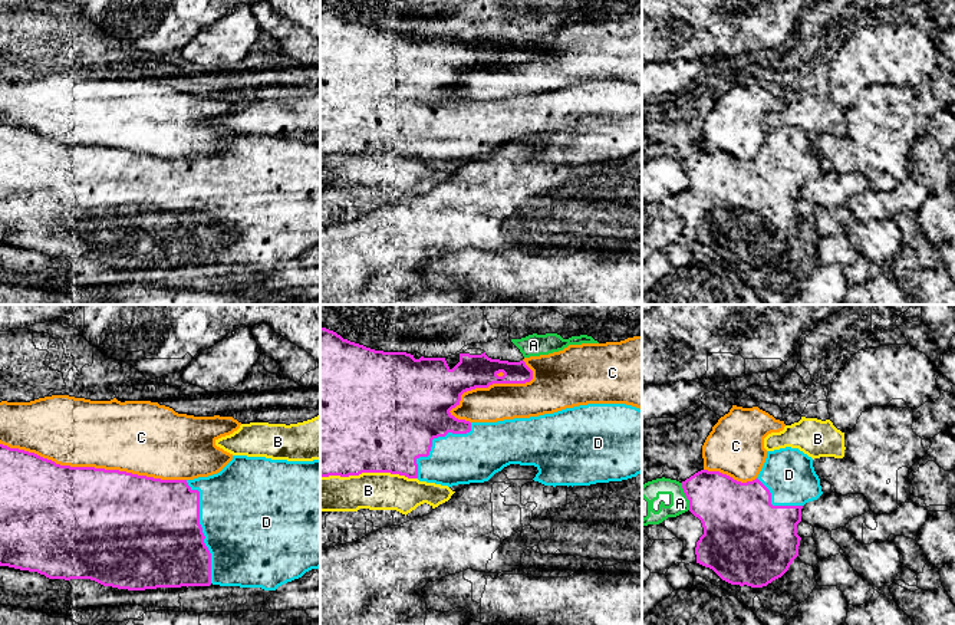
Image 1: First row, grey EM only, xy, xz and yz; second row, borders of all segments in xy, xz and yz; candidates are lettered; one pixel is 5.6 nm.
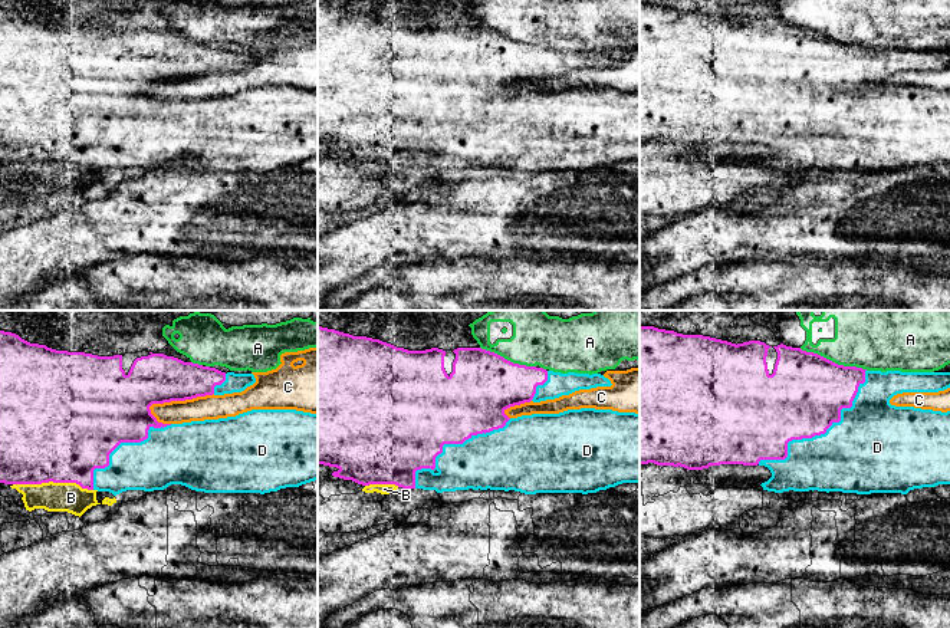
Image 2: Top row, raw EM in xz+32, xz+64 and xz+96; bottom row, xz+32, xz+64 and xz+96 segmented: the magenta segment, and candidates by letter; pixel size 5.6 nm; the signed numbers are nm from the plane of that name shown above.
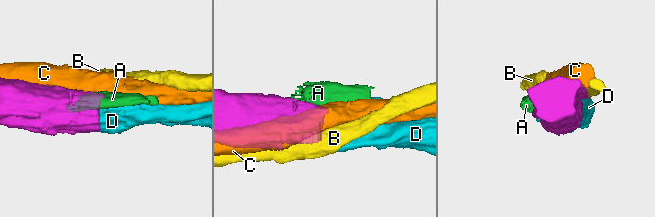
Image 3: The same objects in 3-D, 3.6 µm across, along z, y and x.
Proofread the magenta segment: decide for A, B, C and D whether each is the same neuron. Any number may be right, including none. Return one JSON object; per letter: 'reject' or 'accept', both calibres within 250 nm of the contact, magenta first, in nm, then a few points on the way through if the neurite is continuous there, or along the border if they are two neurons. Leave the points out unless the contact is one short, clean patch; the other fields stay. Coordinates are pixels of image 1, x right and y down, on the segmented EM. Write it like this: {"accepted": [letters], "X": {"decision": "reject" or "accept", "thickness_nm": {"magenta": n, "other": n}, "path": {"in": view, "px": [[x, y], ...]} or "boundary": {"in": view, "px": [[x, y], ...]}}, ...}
{"accepted": ["D"], "A": {"decision": "reject", "thickness_nm": {"magenta": 320, "other": 110}}, "B": {"decision": "reject", "thickness_nm": {"magenta": 500, "other": 200}}, "C": {"decision": "reject", "thickness_nm": {"magenta": 500, "other": 380}}, "D": {"decision": "accept", "thickness_nm": {"magenta": 500, "other": 480}}}

